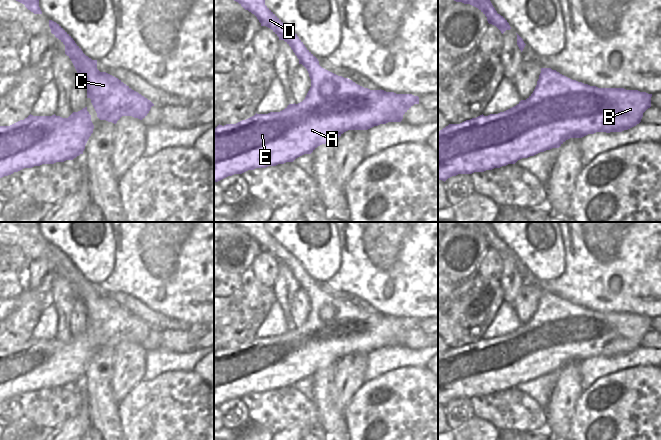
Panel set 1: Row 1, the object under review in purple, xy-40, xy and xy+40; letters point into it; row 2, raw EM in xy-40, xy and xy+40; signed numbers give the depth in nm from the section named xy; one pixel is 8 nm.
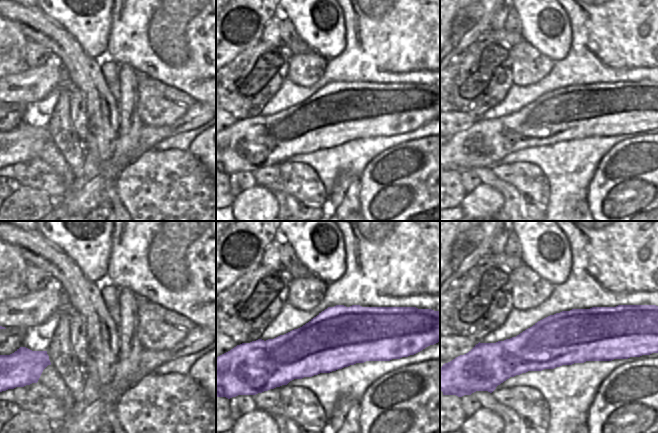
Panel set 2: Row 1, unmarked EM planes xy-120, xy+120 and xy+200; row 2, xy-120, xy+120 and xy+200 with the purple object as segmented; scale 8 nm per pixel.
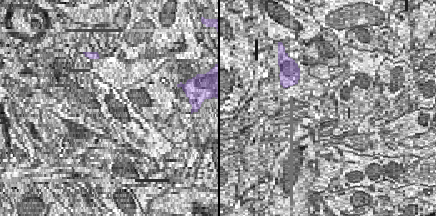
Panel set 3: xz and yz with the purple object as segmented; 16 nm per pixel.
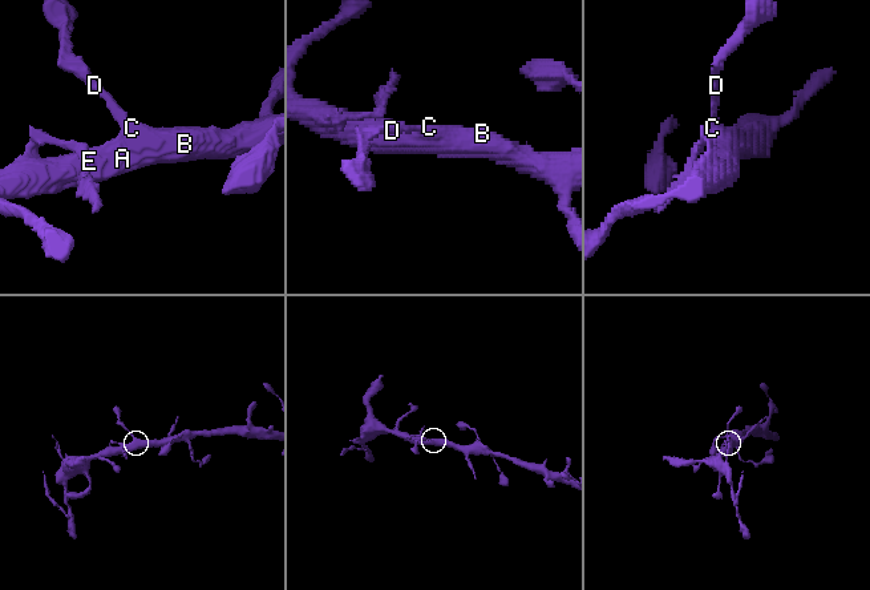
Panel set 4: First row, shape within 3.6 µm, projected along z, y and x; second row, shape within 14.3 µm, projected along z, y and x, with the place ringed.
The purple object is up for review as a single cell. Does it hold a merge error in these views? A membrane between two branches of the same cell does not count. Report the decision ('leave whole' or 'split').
leave whole

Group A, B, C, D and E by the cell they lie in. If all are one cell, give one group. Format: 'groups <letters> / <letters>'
groups A B C D E

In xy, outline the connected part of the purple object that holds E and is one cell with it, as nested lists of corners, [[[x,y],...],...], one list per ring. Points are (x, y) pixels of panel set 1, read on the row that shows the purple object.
[[[234,0],[245,10],[254,14],[261,26],[270,28],[279,40],[284,40],[293,50],[299,64],[308,71],[311,87],[305,99],[298,104],[289,104],[280,112],[255,114],[236,124],[218,125],[214,128],[214,182],[218,182],[234,174],[242,174],[256,168],[276,166],[286,162],[293,162],[296,158],[311,154],[318,146],[339,138],[348,130],[368,130],[388,122],[401,122],[403,115],[414,105],[419,104],[419,97],[412,94],[396,94],[384,90],[370,90],[364,88],[348,78],[338,76],[319,65],[318,59],[305,47],[297,34],[290,30],[266,5],[265,0]]]

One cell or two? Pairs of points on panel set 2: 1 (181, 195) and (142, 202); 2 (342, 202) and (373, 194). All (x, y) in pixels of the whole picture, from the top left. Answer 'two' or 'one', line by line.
1: one
2: two

